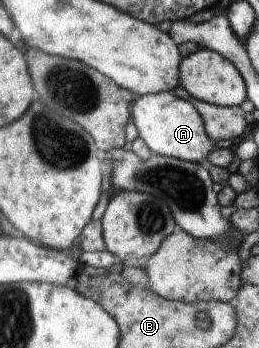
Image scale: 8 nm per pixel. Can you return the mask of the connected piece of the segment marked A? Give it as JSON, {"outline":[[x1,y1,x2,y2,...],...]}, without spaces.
{"outline":[[172,92,141,95,134,104,132,120,139,132,139,138,147,144,152,153,178,158,184,161,206,165,207,156,215,148,225,149,231,144,225,140,215,142,207,136,204,122,195,106]]}

